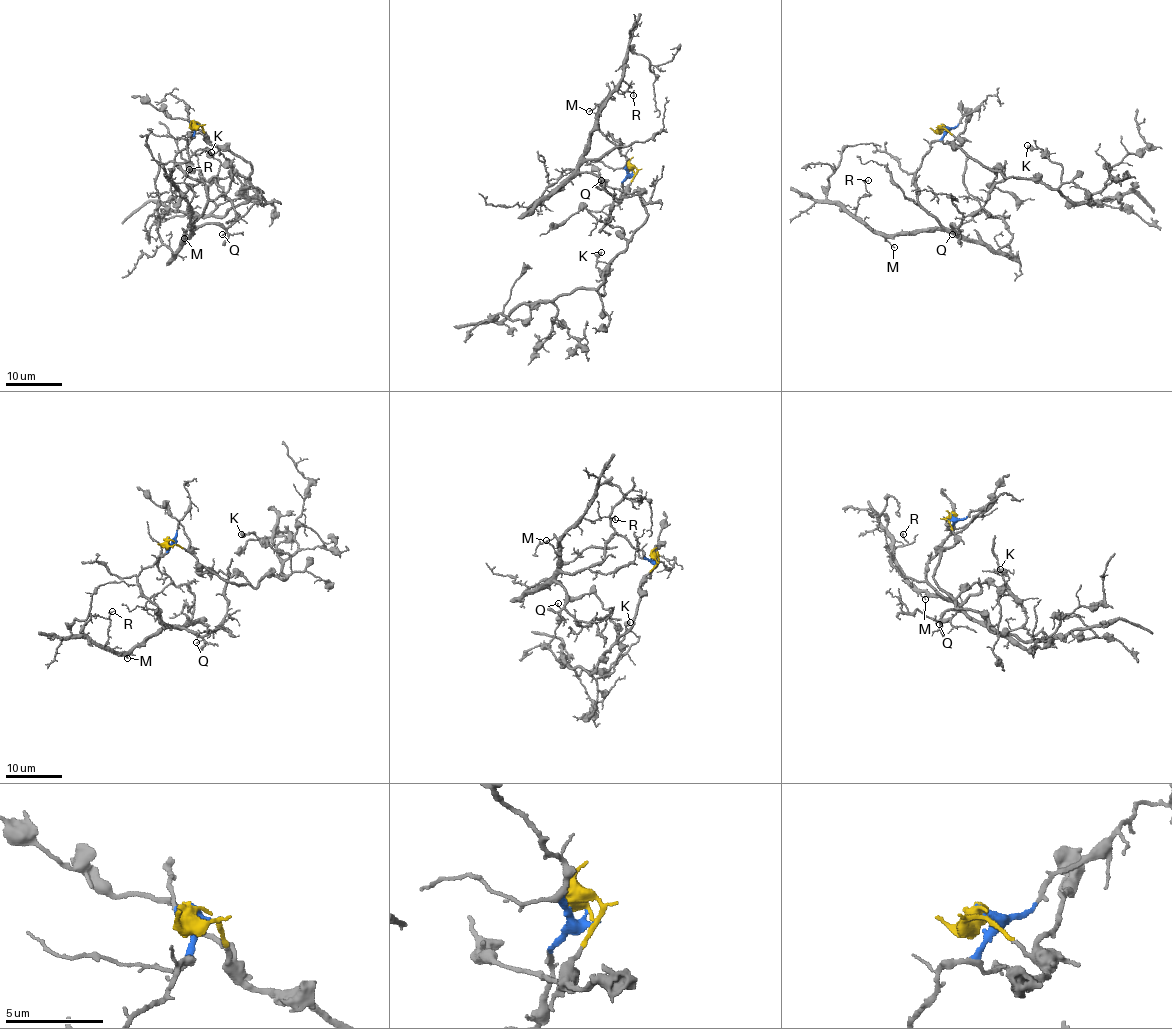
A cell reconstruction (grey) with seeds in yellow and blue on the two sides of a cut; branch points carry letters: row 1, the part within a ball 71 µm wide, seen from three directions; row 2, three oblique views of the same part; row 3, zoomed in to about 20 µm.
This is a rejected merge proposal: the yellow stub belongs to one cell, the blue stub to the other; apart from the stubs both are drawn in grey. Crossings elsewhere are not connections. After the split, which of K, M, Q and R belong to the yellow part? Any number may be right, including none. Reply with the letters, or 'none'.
K

